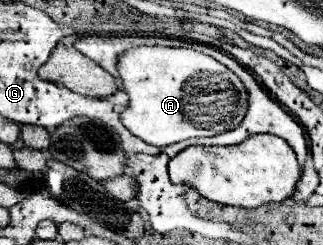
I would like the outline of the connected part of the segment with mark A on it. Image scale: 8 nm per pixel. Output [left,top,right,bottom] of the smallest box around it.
[117,46,247,146]

